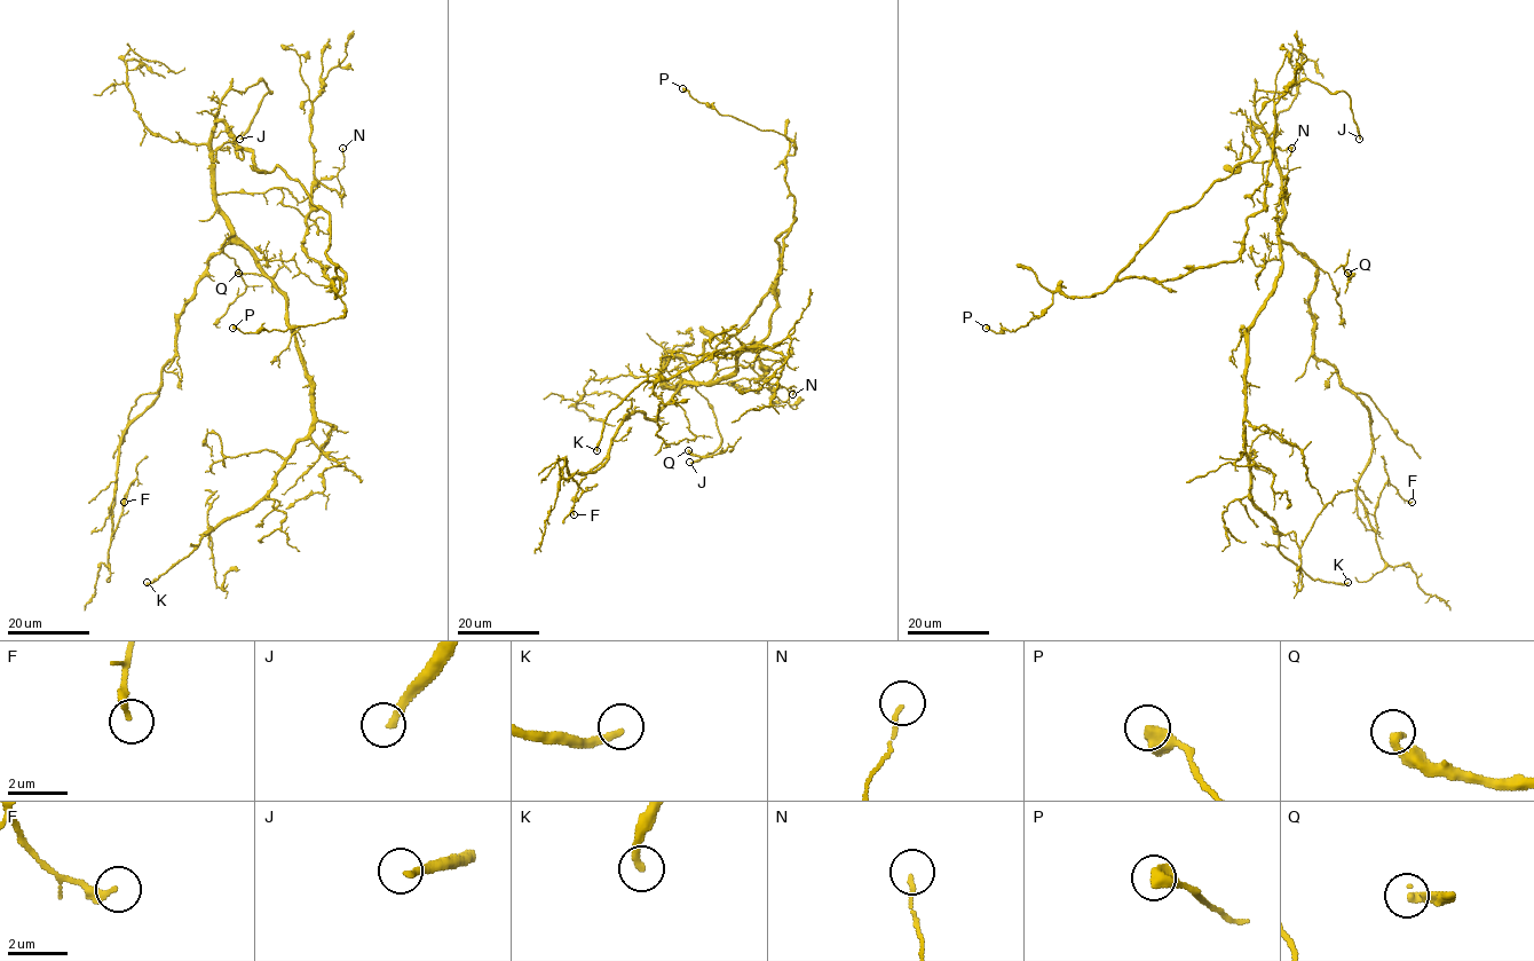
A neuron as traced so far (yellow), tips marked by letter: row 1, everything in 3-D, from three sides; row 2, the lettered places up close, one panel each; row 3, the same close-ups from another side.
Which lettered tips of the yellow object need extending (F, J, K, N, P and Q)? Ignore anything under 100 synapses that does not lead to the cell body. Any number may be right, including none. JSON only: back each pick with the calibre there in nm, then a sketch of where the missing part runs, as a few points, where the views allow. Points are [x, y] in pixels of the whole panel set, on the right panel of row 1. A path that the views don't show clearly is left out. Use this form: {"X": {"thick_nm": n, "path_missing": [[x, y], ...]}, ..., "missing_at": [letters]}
{"J": {"thick_nm": 240}, "missing_at": ["J"]}

